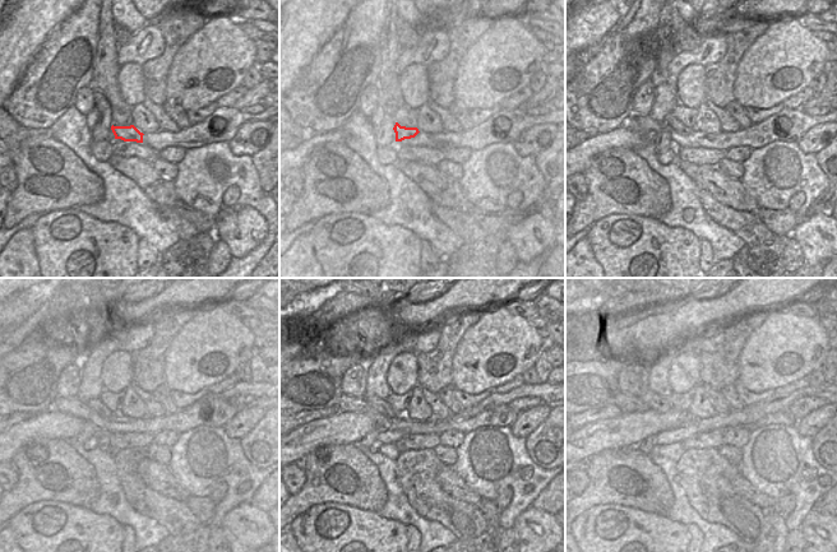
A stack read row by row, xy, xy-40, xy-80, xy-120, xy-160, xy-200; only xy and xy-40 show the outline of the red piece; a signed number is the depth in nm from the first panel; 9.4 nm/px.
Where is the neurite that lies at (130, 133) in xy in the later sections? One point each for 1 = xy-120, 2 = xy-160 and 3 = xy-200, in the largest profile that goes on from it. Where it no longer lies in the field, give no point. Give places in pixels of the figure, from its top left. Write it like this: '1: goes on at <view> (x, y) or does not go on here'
1: goes on at xy-120 (95, 404)
2: goes on at xy-160 (377, 403)
3: goes on at xy-200 (653, 400)

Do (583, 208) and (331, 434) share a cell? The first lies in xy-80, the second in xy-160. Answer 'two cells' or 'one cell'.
two cells

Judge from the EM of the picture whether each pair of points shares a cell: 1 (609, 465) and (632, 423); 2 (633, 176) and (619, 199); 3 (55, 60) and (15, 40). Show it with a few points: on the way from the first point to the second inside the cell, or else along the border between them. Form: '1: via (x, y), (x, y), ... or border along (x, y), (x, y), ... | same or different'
1: border along (636, 446), (606, 448), (591, 458) | different
2: via (628, 181), (619, 190), (619, 194) | same
3: border along (56, 27), (50, 32), (22, 77) | different

